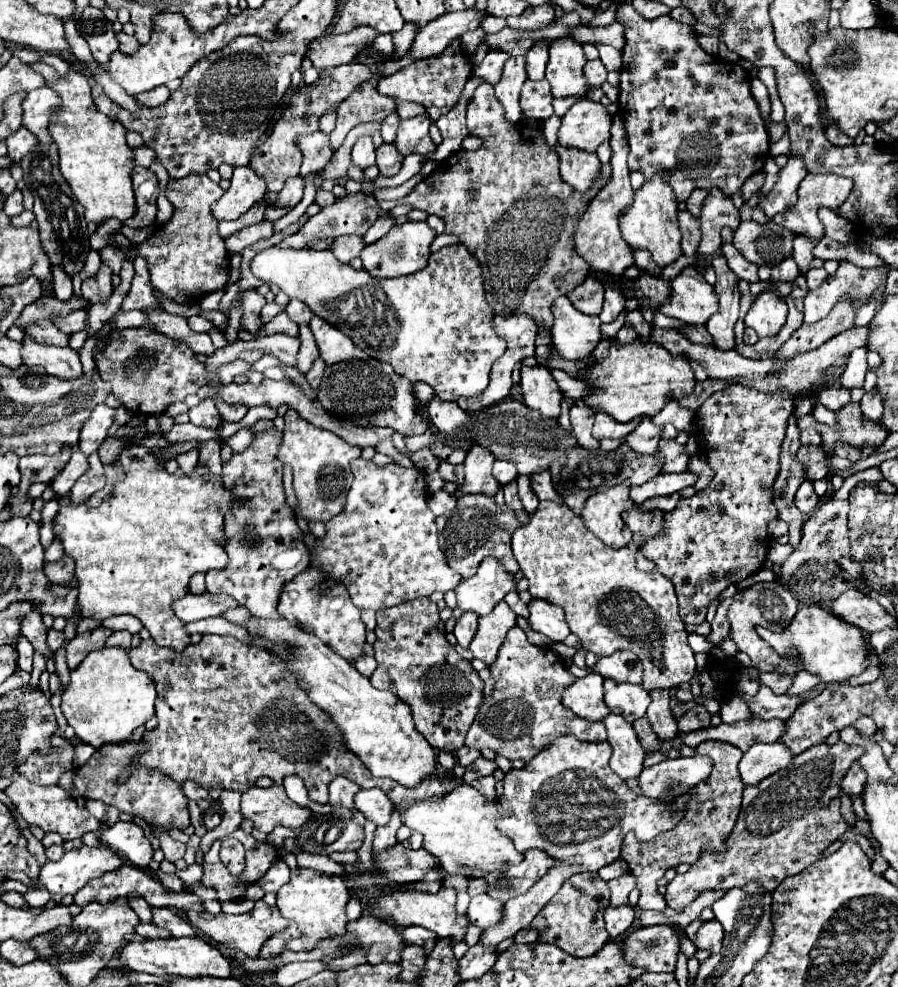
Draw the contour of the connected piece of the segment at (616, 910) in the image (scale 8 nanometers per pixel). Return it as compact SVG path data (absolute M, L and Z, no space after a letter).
M631 905L609 907L605 909L605 929L611 939L619 939L625 935L635 921L635 909Z

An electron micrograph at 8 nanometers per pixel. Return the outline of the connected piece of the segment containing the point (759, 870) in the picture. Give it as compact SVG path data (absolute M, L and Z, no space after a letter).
M843 741L831 747L825 743L813 745L797 755L789 769L781 769L781 773L767 777L761 785L745 785L741 813L727 839L727 853L703 853L685 875L677 875L667 885L667 905L683 911L705 891L741 889L749 881L757 881L765 891L773 891L785 877L801 873L815 863L825 847L849 827L839 813L841 779L861 753L861 747Z

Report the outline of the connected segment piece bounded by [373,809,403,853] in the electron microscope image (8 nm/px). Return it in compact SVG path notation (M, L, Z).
M395 809L391 821L389 821L385 827L377 827L377 829L375 829L373 853L383 853L385 849L391 849L391 847L397 843L395 833L397 833L397 829L399 829L401 825L403 825L403 823L401 823L401 817L399 817L399 811Z

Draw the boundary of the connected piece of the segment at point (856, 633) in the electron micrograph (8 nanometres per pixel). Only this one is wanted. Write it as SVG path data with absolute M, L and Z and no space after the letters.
M803 607L797 611L793 621L781 633L773 633L769 629L757 629L757 633L781 655L793 657L801 665L803 671L819 677L823 683L845 683L849 677L859 675L865 669L865 633L855 625L845 623L835 617L831 611L821 607Z

